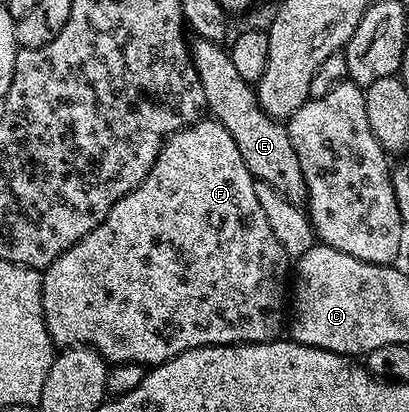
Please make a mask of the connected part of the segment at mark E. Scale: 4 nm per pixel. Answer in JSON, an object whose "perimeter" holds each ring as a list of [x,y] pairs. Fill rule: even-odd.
{"perimeter":[[[196,38],[191,43],[190,53],[195,72],[202,81],[207,111],[230,132],[252,177],[274,188],[291,203],[305,203],[308,185],[305,184],[297,152],[290,143],[288,129],[281,121],[269,117],[261,108],[253,85],[239,75],[231,53],[223,45],[204,38]]]}

